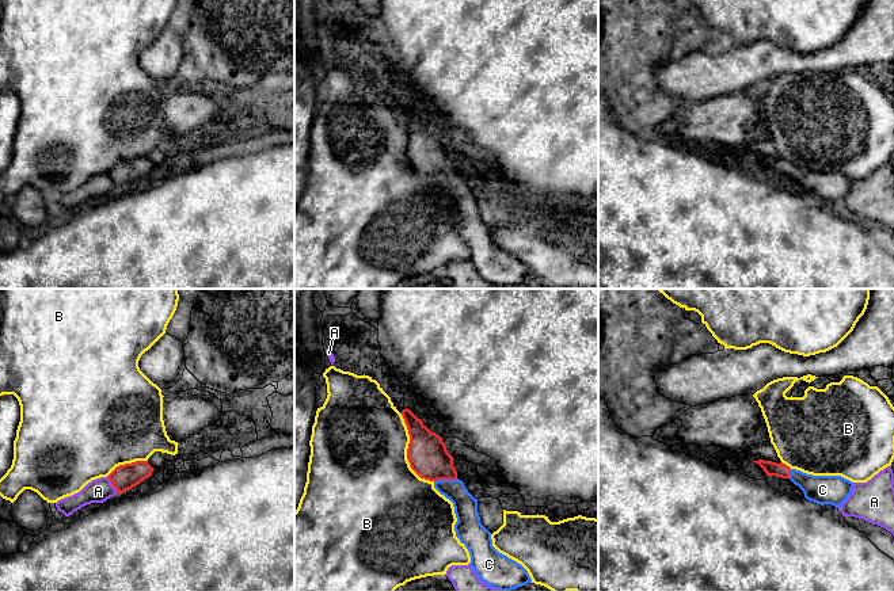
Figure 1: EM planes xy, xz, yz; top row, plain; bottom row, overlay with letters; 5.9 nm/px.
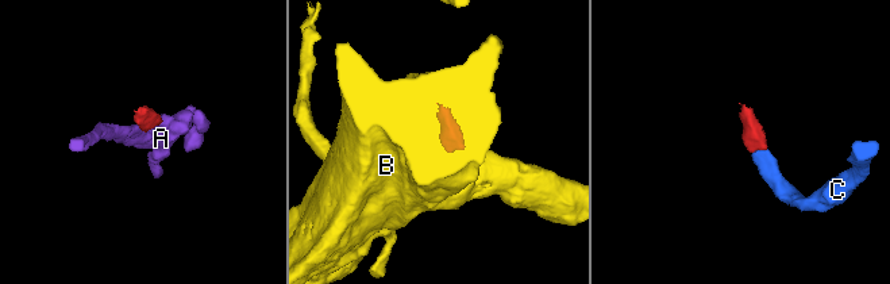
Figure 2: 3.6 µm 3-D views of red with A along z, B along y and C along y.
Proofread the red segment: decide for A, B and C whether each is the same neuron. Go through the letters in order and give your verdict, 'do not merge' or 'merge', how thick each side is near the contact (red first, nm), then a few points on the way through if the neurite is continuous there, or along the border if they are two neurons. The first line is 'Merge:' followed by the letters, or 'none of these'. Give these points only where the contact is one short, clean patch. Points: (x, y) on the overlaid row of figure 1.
Merge: C
A: do not merge; 160 nm thick on the red side, 140 nm on the other; border along xy (107, 476), (117, 492)
B: do not merge; 240 nm thick on the red side, 500 nm on the other
C: merge; 240 nm thick on the red side, 140 nm on the other; runs through xz (428, 456), (445, 479), (465, 506)

